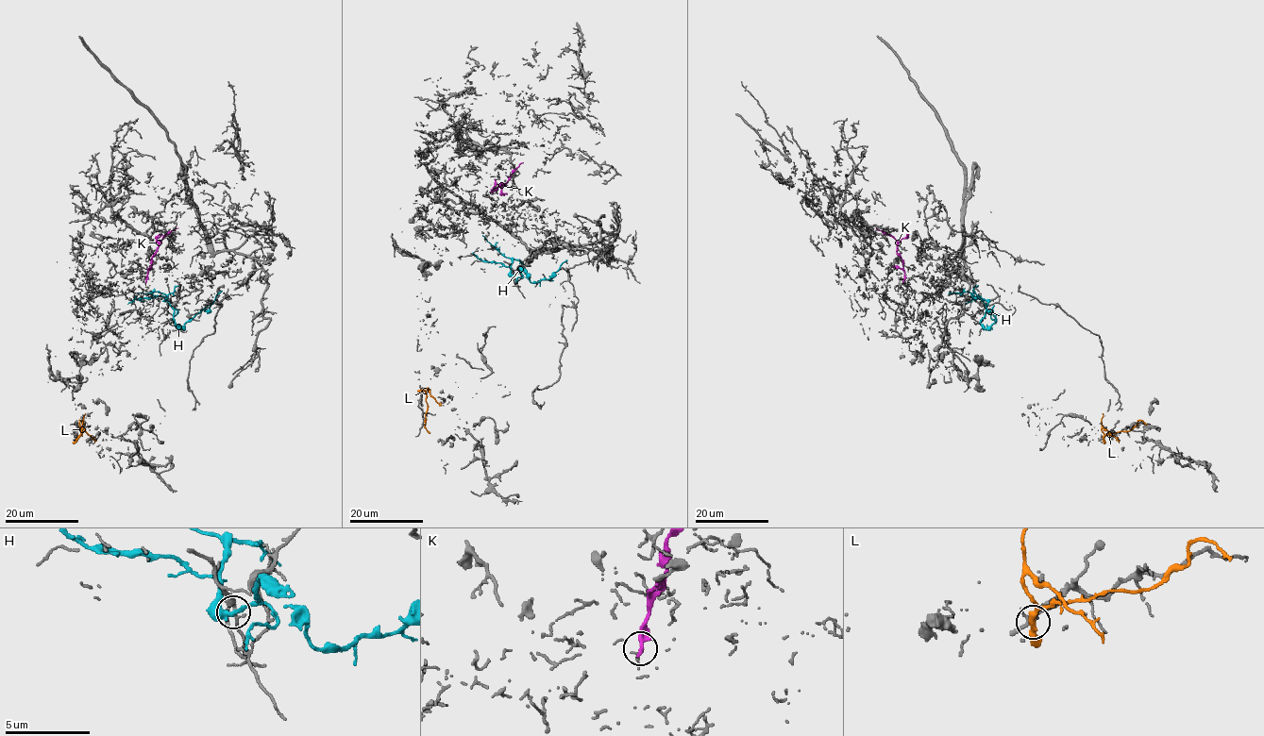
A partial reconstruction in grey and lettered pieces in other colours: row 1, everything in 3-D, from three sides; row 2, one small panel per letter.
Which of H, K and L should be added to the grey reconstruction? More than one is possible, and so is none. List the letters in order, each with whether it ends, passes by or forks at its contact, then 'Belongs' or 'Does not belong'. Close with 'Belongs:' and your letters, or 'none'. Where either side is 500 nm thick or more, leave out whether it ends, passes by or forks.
H: It passes by. Does not belong
K: It ends there. Does not belong
L: It passes by. Does not belong
Belongs: none

